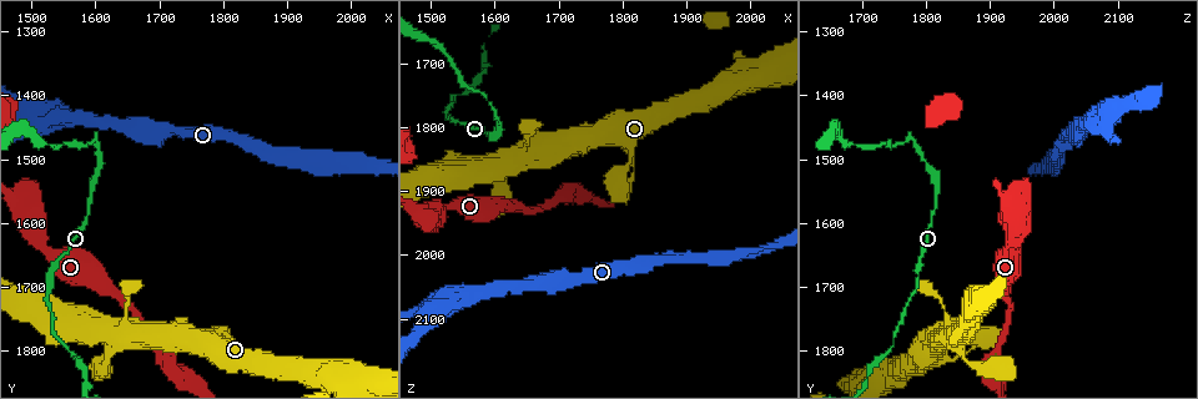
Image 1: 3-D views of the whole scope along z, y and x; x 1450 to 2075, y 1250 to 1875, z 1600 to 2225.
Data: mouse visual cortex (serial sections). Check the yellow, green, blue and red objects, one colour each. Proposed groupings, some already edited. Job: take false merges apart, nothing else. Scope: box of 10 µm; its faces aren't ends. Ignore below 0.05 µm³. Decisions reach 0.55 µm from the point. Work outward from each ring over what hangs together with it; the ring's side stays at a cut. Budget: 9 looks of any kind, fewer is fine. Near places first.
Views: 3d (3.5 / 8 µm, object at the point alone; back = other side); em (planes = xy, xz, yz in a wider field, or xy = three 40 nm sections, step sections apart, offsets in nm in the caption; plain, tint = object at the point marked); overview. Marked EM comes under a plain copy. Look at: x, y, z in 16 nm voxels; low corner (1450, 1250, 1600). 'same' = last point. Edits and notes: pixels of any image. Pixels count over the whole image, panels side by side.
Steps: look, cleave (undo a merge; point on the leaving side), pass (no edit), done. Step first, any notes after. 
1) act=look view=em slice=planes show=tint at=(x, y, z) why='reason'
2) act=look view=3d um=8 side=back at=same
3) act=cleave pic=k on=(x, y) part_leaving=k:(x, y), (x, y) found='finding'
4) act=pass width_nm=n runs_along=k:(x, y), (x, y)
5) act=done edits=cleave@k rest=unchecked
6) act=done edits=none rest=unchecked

act=look view=3d um=3.5 at=(1505, 1445, 2080) why='three-way junction'

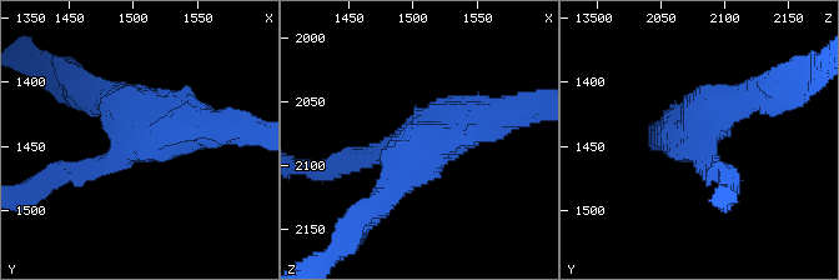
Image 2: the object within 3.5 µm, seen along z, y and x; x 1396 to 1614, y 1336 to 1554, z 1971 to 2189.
act=look view=em slice=planes show=tint at=(1502, 1446, 2078) arms=3 arm_widths_nm=200,350,400

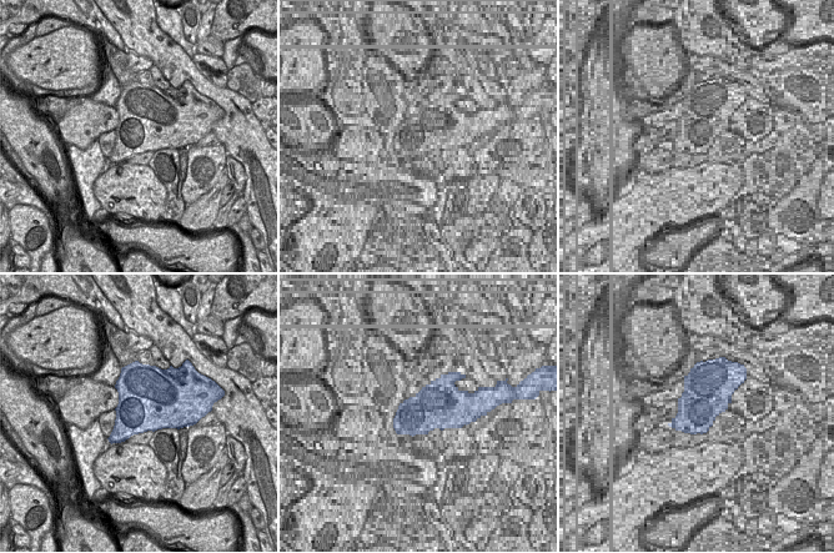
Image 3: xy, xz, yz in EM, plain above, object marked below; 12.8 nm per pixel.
act=pass width_nm=800 runs_along=2:(512, 113), (420, 148), (385, 195) found='continuous, no second cell'

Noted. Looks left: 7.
act=look view=3d um=8 at=(1600, 1470, 1770) why='abrupt turn'

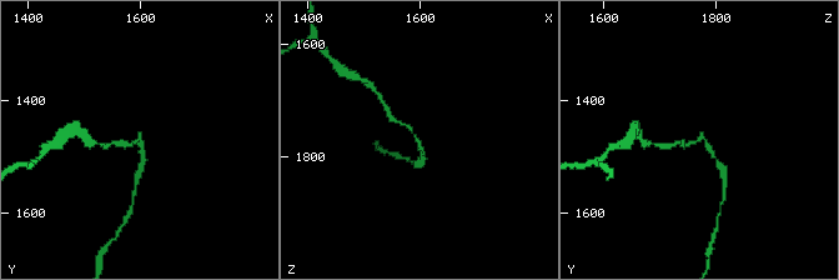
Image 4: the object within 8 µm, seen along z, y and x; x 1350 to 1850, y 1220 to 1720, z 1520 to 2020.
act=look view=3d um=3.5 at=same why='zoom in'

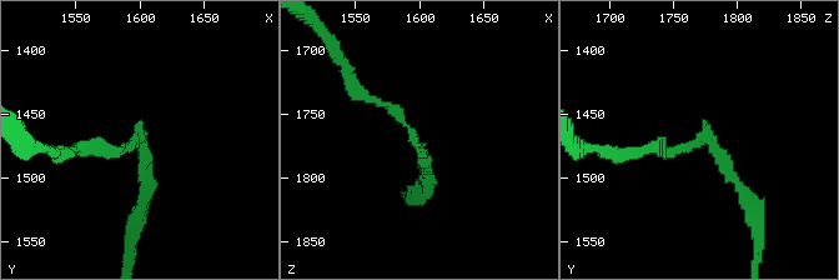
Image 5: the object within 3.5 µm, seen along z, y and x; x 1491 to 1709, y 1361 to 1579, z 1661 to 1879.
act=cleave pic=5 on=(396, 111) part_leaving=5:(413, 141), (395, 109), (356, 90), (345, 64) found='a second cell is stuck on'

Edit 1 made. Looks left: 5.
act=look view=3d um=8 at=(1795, 1775, 1870) why='thick turns thin'

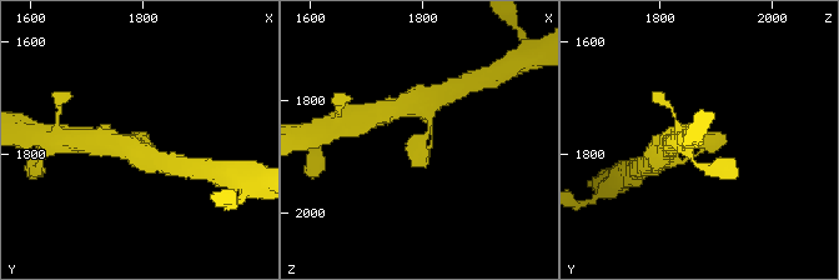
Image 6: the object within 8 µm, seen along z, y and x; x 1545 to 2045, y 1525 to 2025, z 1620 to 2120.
act=look view=em slice=planes show=tint at=same why='need the tissue'

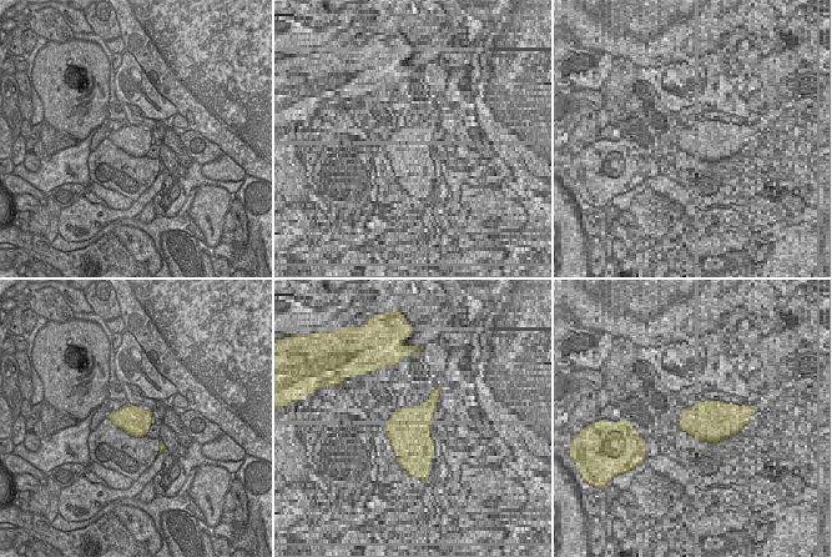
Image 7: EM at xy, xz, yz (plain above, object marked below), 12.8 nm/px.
act=pass found='continuous, no second cell'

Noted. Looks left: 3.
act=look view=3d um=3.5 at=(1650, 1725, 1820) why='sudden change in width'

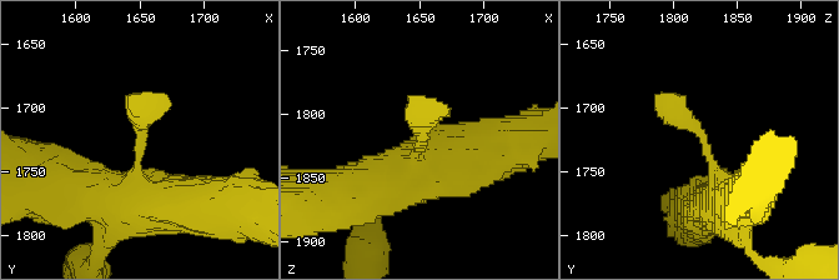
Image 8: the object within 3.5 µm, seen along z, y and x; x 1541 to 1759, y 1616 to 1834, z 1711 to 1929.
act=look view=em slice=xy step=2 show=tint at=(1648, 1722, 1820)

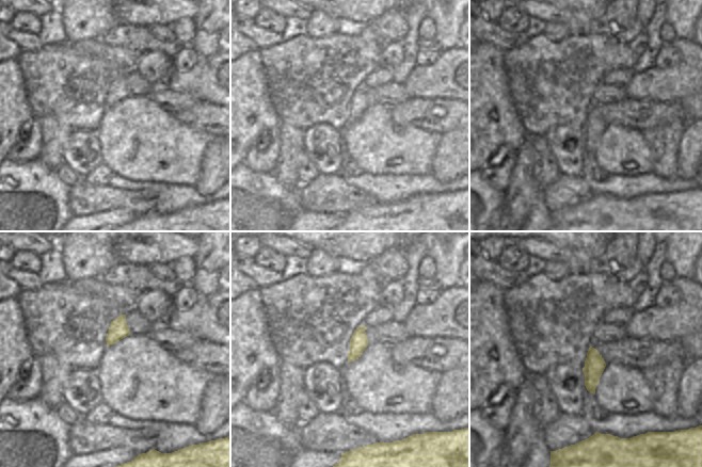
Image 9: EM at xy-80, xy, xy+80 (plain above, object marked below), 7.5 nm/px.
act=look view=em slice=planes show=tint at=same

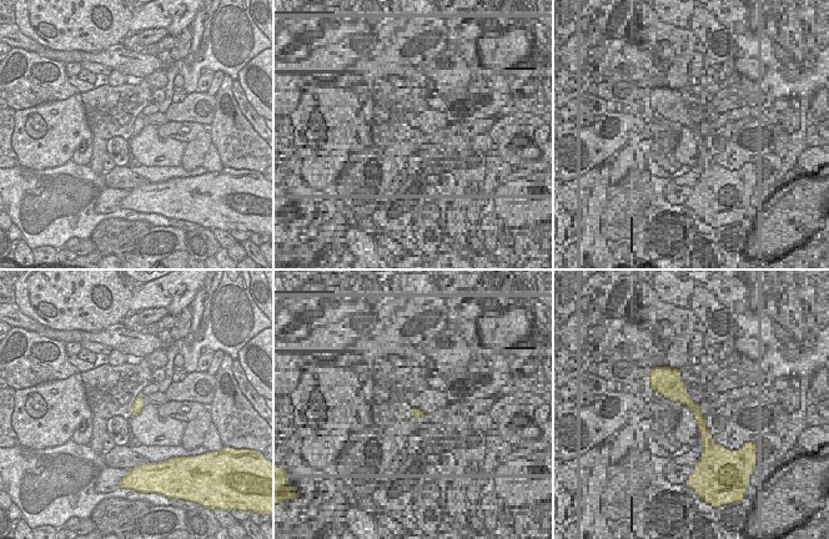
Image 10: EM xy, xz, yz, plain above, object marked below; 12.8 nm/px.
act=pass runs_along=8:(726, 205), (707, 144), (668, 94) found='one cell here'

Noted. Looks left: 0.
act=done edits=cleave@5 rest=unchecked

